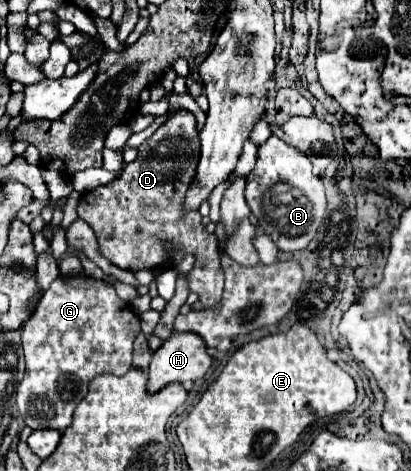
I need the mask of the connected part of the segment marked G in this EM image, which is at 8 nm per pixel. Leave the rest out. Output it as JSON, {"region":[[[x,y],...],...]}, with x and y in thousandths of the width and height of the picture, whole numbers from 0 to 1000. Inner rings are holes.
{"region":[[[141,586],[102,624],[78,675],[63,679],[54,705],[54,739],[63,760],[58,803],[39,820],[44,875],[63,904],[161,913],[175,900],[180,866],[204,849],[214,811],[243,794],[302,798],[321,781],[321,726],[341,705],[341,675],[287,633],[277,607],[219,586]]]}

